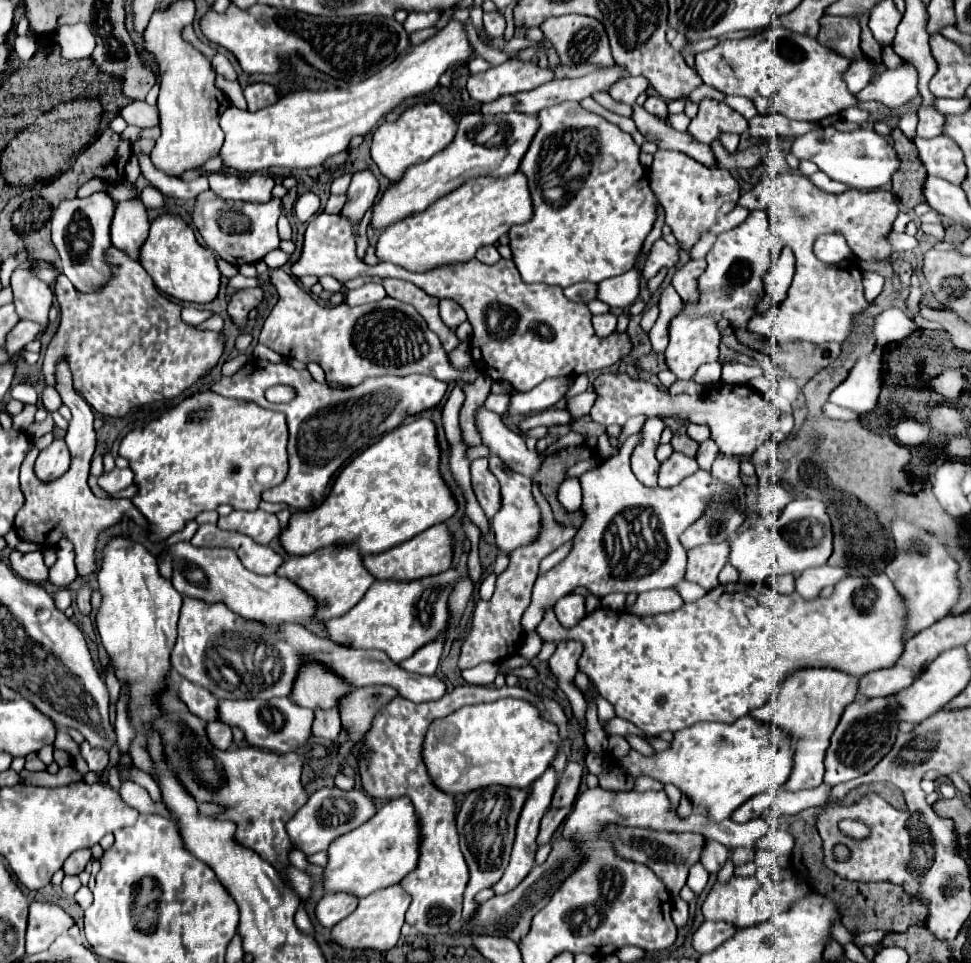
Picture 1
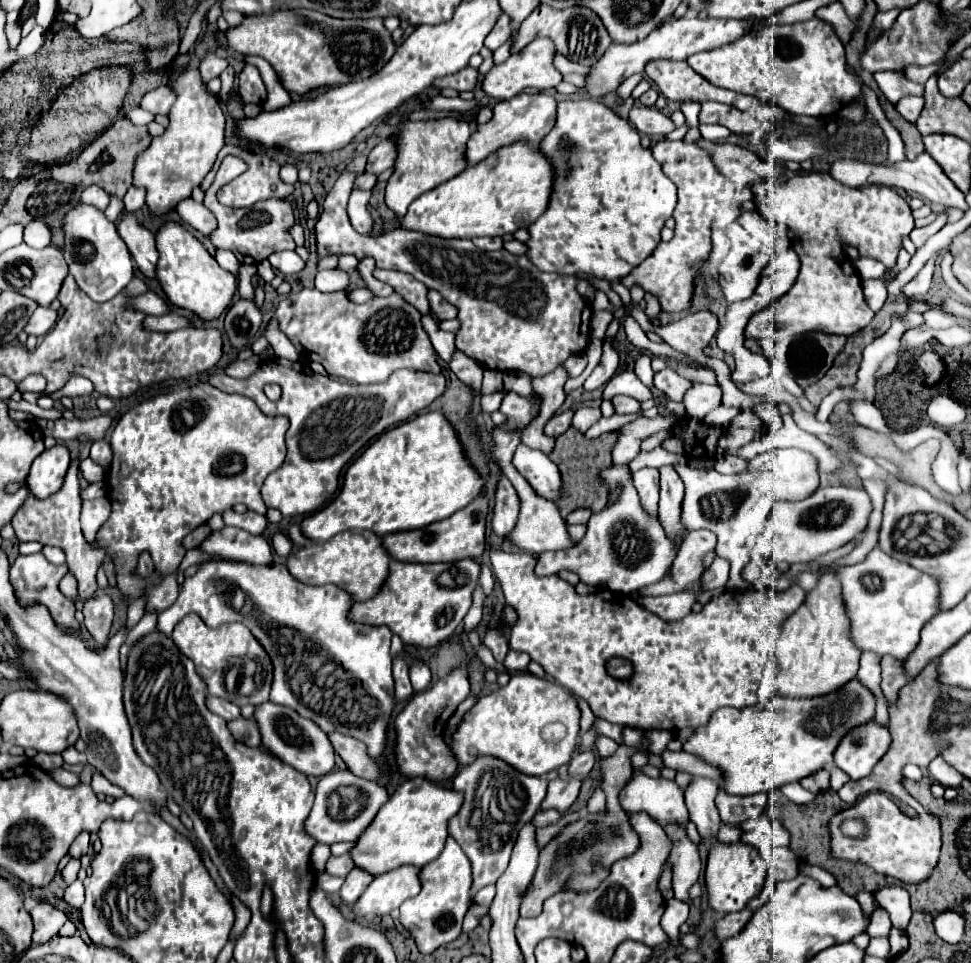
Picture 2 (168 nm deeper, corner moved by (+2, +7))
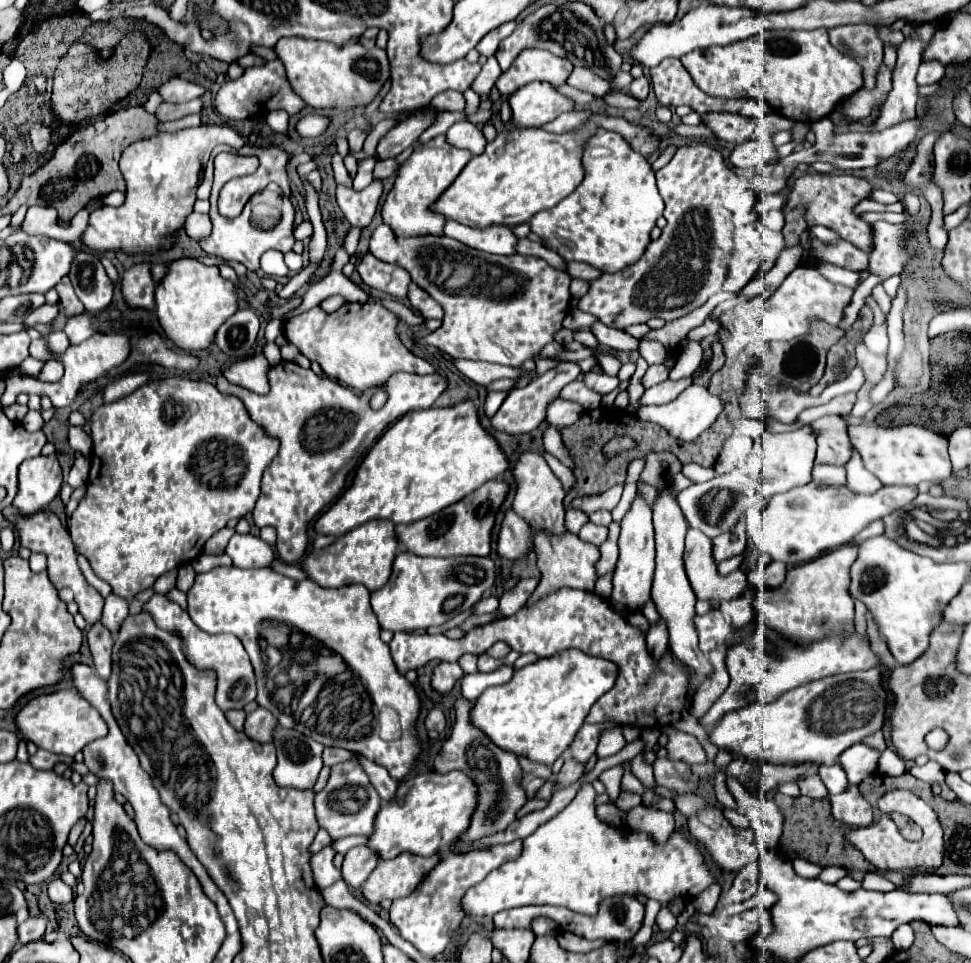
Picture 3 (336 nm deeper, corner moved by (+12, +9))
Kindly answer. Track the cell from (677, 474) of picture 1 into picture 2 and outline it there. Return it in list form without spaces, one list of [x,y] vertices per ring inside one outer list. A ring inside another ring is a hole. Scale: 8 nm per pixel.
[[[661,466],[658,515],[663,528],[669,536],[683,536],[683,528],[679,522],[681,500],[683,500],[683,482],[673,466]]]

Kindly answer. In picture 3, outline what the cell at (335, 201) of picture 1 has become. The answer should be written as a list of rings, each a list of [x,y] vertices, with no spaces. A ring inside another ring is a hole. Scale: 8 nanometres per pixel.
[[[389,158],[389,160],[381,160],[381,162],[377,162],[373,174],[375,174],[375,178],[389,178],[389,176],[397,174],[397,170],[399,170],[397,160],[395,160],[395,158]]]

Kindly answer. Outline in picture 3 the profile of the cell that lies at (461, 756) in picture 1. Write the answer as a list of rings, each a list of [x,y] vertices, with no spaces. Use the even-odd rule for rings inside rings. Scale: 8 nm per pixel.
[[[563,650],[517,670],[507,684],[487,688],[475,702],[473,724],[499,748],[527,754],[539,764],[553,764],[573,742],[591,706],[613,688],[617,666],[581,650]]]

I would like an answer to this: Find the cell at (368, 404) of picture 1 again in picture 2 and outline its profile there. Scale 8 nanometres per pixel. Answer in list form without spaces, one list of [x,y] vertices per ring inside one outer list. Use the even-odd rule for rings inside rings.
[[[283,358],[263,360],[257,372],[243,380],[229,378],[223,370],[217,370],[207,382],[223,392],[235,392],[255,400],[265,414],[285,414],[289,418],[291,426],[285,436],[287,458],[281,468],[269,474],[261,486],[265,506],[277,508],[283,516],[307,516],[323,508],[337,490],[341,468],[353,458],[355,452],[393,424],[405,422],[419,410],[427,408],[445,390],[443,374],[397,370],[387,382],[381,384],[351,384],[321,376],[309,366],[301,368],[299,362],[289,362]],[[269,382],[279,384],[283,390],[277,404],[269,402],[263,392],[263,386]]]

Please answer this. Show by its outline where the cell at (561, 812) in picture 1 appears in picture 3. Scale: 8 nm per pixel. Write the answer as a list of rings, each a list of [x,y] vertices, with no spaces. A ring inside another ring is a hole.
[[[565,758],[565,764],[563,764],[561,772],[555,776],[555,780],[559,782],[559,788],[563,788],[563,786],[567,786],[567,784],[571,784],[575,780],[579,780],[583,776],[583,772],[585,772],[583,768],[585,768],[585,764],[577,762],[575,758]]]

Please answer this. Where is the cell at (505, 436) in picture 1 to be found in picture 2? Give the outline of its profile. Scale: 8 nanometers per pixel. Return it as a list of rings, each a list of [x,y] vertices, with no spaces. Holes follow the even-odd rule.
[[[519,446],[513,454],[513,466],[525,476],[525,480],[529,480],[537,494],[549,500],[557,500],[561,476],[557,472],[557,466],[547,458],[547,454],[529,446]]]

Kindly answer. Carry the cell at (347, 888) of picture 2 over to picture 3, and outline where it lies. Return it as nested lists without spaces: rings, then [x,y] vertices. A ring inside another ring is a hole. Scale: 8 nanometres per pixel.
[[[367,846],[351,848],[343,860],[343,868],[341,868],[343,880],[353,888],[361,888],[363,882],[369,878],[369,874],[379,864],[379,860],[381,860],[379,854]]]

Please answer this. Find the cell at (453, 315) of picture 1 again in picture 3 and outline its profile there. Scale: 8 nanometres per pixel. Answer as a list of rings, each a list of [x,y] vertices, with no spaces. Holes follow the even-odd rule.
[[[415,282],[409,284],[407,298],[411,302],[411,308],[415,308],[421,316],[425,316],[425,318],[439,318],[439,320],[443,318],[443,308],[423,288],[419,288]]]

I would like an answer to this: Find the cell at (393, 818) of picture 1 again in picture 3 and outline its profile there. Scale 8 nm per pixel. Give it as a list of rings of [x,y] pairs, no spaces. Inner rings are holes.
[[[453,770],[449,774],[413,776],[401,782],[395,802],[389,802],[377,814],[375,832],[371,834],[367,846],[377,850],[383,860],[395,858],[401,852],[431,856],[439,848],[451,846],[471,824],[471,816],[479,804],[477,790],[477,784],[461,770]]]

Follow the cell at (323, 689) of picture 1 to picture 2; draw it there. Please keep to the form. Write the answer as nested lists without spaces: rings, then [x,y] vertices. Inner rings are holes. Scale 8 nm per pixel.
[[[207,560],[197,566],[191,578],[185,578],[177,602],[159,614],[157,632],[171,636],[173,626],[189,612],[203,618],[207,626],[219,626],[225,622],[245,624],[257,640],[261,640],[269,652],[275,666],[275,684],[271,690],[271,700],[295,708],[301,716],[311,718],[319,724],[323,732],[343,732],[361,740],[367,746],[371,758],[379,758],[381,748],[385,748],[383,732],[387,734],[387,724],[393,712],[393,678],[391,678],[391,632],[387,626],[359,626],[347,620],[347,610],[353,606],[349,594],[337,586],[307,586],[295,580],[285,564],[253,566],[237,560]]]

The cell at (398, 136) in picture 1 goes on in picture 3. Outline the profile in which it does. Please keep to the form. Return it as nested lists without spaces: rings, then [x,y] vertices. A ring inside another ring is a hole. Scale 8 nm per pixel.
[[[437,136],[435,140],[431,140],[425,148],[419,148],[419,146],[421,144],[415,142],[413,146],[415,150],[411,158],[401,166],[395,186],[389,192],[381,208],[383,222],[391,226],[397,238],[427,236],[427,234],[441,236],[443,234],[443,226],[447,218],[443,214],[435,214],[431,206],[439,200],[443,190],[447,190],[451,182],[455,182],[455,178],[461,174],[461,170],[471,160],[471,154],[467,154],[467,150],[455,150],[453,146],[447,146],[447,142],[443,142],[443,136]]]

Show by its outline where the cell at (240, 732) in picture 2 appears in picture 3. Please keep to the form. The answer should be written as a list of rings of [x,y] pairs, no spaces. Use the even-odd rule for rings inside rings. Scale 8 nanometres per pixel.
[[[257,708],[255,712],[247,714],[245,734],[249,738],[255,738],[257,742],[273,742],[275,728],[277,728],[277,720],[269,710]]]

